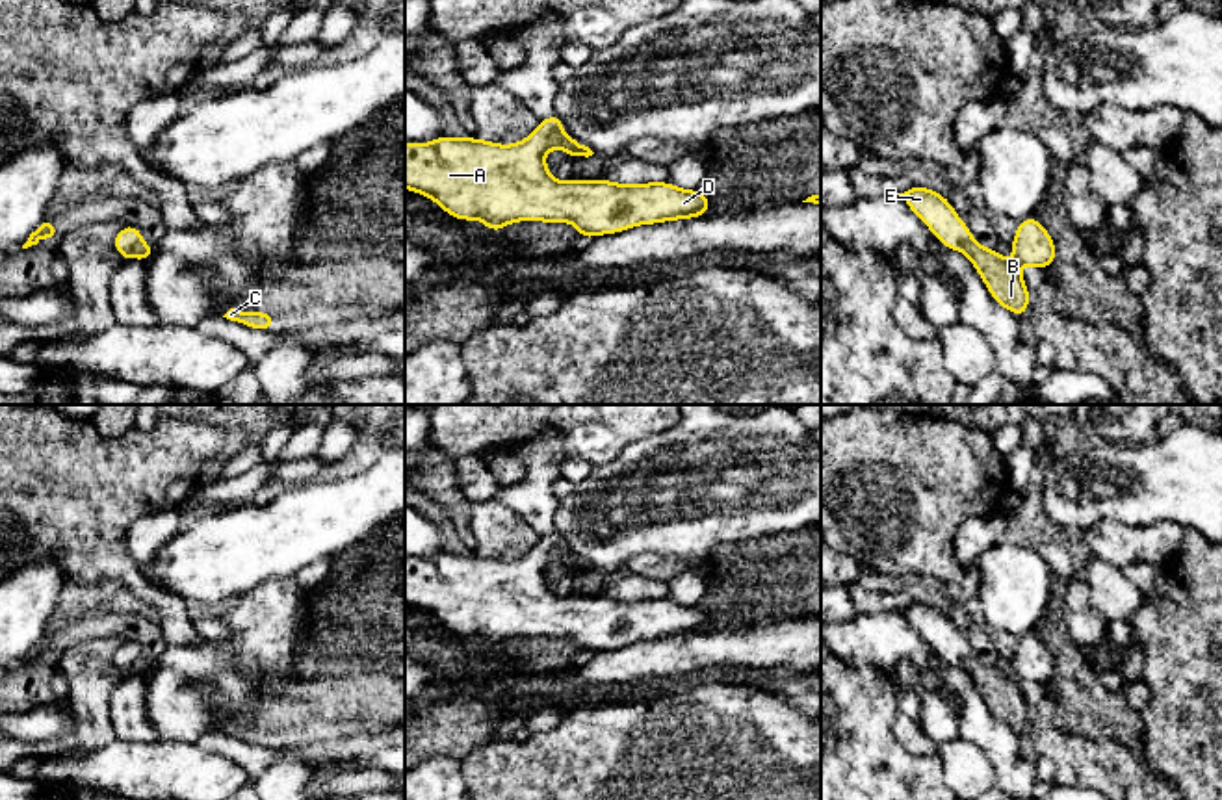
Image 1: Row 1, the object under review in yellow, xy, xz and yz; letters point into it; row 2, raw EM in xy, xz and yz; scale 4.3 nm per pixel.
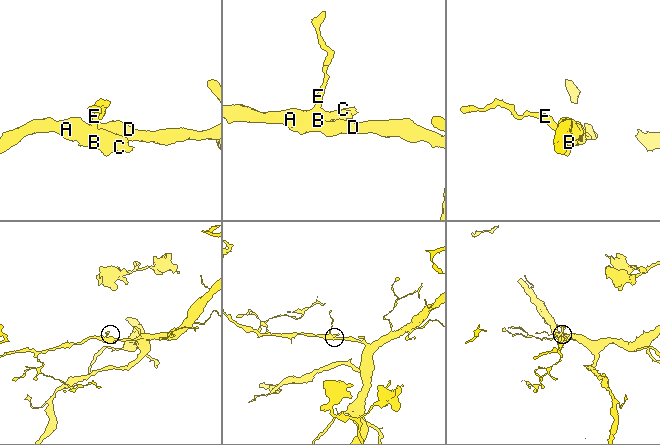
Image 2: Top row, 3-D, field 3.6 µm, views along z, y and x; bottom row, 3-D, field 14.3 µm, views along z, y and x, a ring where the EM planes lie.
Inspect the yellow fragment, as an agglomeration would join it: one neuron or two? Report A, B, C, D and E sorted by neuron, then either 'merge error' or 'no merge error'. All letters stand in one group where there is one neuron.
A D E / B C; merge error

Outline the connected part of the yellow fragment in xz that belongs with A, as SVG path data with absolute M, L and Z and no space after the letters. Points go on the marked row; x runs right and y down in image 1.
M553 113L539 121L529 137L513 145L448 135L438 135L433 143L405 143L405 189L431 197L451 217L483 221L488 232L518 221L572 223L581 239L639 225L702 217L711 206L711 199L698 189L682 189L670 182L626 186L611 180L555 180L544 154L552 135L561 130L563 119Z

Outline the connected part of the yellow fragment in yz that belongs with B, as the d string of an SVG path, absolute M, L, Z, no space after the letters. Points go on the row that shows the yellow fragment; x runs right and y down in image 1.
M979 243L966 245L962 252L969 258L999 306L1018 317L1027 314L1031 293L1018 264L1008 264L997 249L986 249Z

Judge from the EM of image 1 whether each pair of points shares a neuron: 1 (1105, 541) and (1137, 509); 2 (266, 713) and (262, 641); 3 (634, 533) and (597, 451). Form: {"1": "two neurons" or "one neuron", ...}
{"1": "two neurons", "2": "one neuron", "3": "two neurons"}

